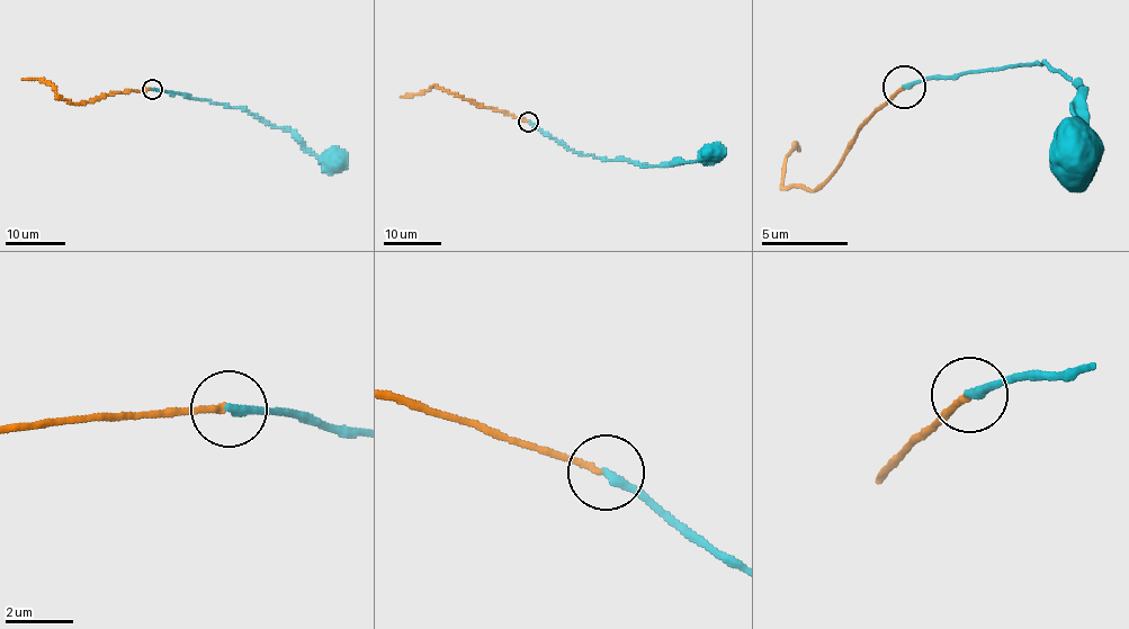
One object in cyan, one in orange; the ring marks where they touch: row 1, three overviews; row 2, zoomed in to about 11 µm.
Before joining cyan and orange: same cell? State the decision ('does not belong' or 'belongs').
belongs

